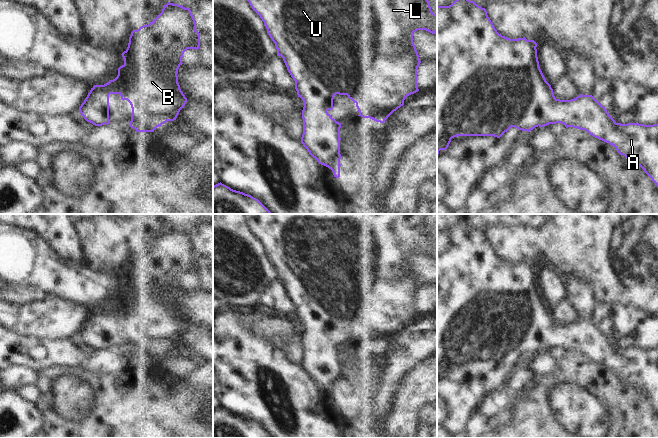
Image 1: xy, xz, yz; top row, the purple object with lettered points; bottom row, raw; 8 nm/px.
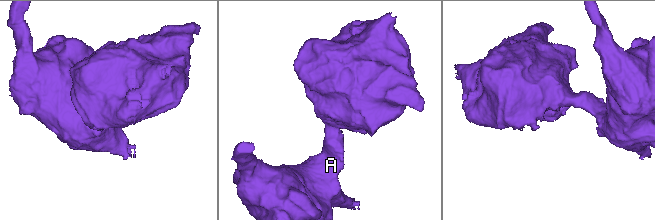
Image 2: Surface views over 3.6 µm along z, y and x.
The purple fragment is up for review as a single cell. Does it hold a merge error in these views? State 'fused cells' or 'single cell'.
single cell

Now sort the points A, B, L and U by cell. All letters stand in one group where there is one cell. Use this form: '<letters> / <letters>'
A B L U

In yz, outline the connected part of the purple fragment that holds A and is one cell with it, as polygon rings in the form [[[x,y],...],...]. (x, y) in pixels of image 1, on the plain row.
[[[463,220],[449,230],[437,230],[437,380],[457,360],[500,362],[511,351],[531,355],[535,351],[561,347],[587,355],[614,370],[620,379],[637,387],[658,411],[658,347],[616,347],[592,319],[579,318],[571,324],[556,323],[537,281],[537,267],[525,261],[510,263],[497,256],[485,232]]]

